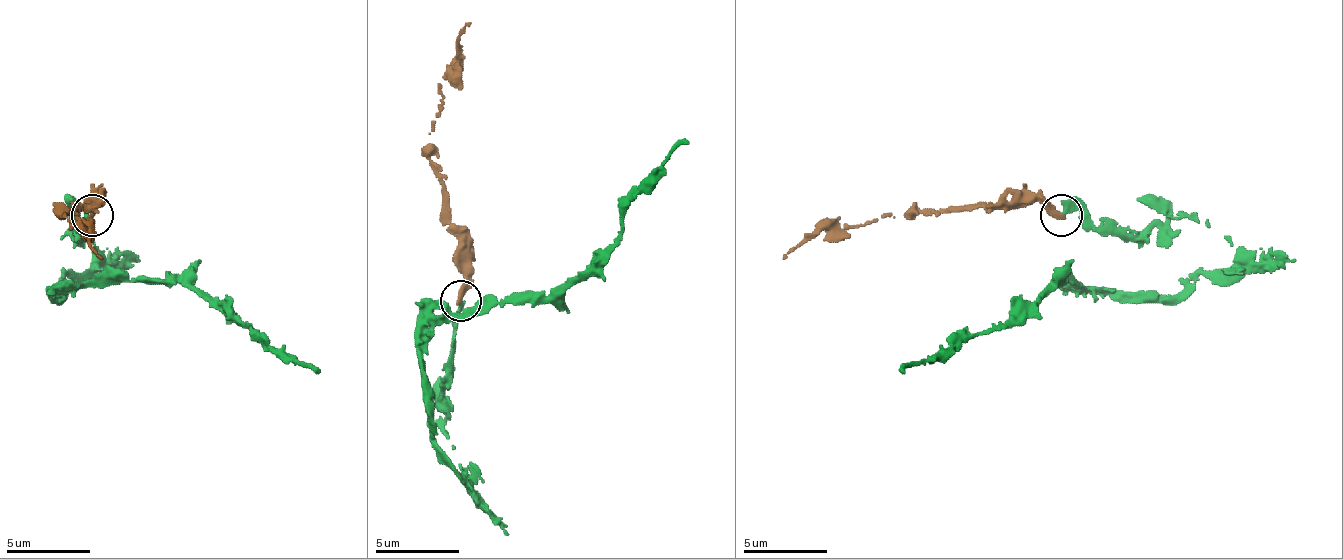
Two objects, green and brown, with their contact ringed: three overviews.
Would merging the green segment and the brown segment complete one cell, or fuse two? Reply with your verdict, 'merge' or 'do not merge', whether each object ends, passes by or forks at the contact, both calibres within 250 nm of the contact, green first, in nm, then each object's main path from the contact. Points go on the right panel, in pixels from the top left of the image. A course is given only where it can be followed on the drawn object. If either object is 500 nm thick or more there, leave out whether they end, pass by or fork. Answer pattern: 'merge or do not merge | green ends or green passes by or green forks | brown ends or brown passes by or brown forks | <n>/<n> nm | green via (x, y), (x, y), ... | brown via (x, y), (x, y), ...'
merge | green ends | brown ends | 300/380 nm | green via (1062, 214), (1141, 235), (1196, 218), (1238, 260), (1162, 297), (1058, 281), (991, 331), (899, 368) | brown via (1062, 214), (1037, 201), (995, 201), (978, 210), (895, 218), (807, 235), (782, 260)

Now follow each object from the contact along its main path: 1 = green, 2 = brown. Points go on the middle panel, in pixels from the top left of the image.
1: (462, 301), (445, 406), (462, 477), (432, 439), (428, 335), (508, 301), (558, 297), (687, 138)
2: (462, 301), (462, 235), (449, 218), (449, 193), (428, 134), (457, 47), (470, 21)

